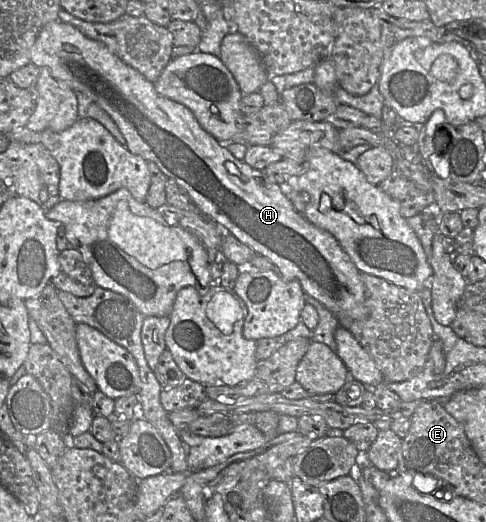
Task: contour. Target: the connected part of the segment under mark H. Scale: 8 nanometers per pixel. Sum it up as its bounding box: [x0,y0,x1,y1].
[31,19,368,320]

